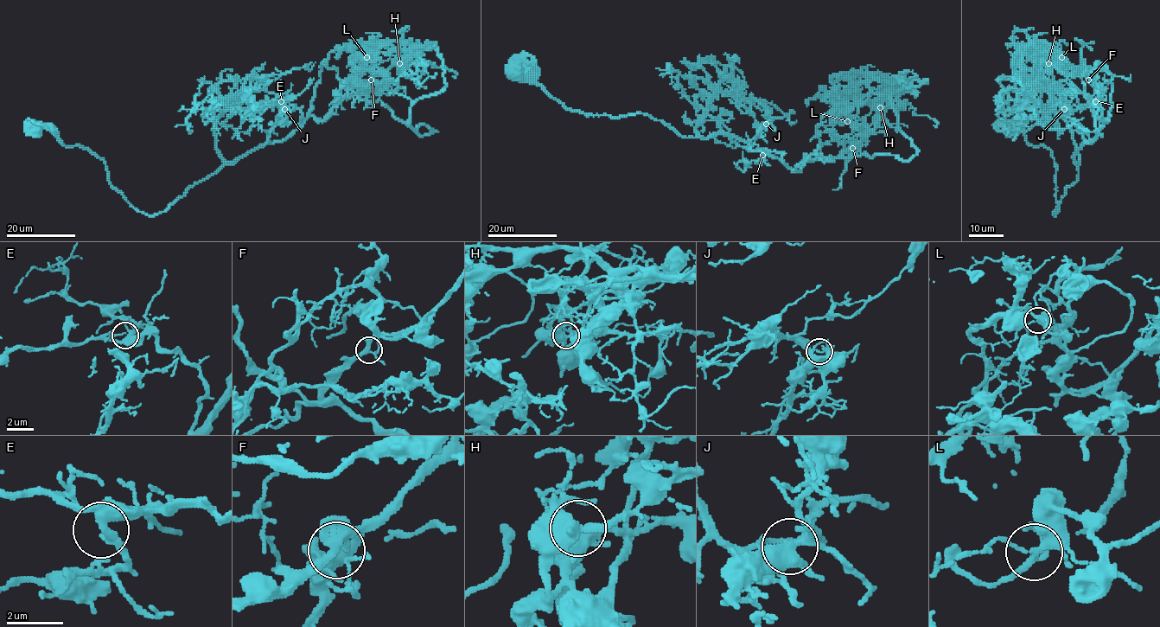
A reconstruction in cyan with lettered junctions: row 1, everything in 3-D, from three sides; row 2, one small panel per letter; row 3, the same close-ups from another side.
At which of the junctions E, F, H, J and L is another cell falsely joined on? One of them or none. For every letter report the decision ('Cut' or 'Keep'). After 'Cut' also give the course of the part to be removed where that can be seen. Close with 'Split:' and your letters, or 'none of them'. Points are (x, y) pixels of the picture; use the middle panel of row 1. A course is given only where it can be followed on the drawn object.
E: Keep
F: Keep
H: Keep
J: Keep
L: Cut. Course of the part to remove: (847, 121), (850, 115), (860, 119), (871, 111), (867, 104), (858, 103)
Split: L

